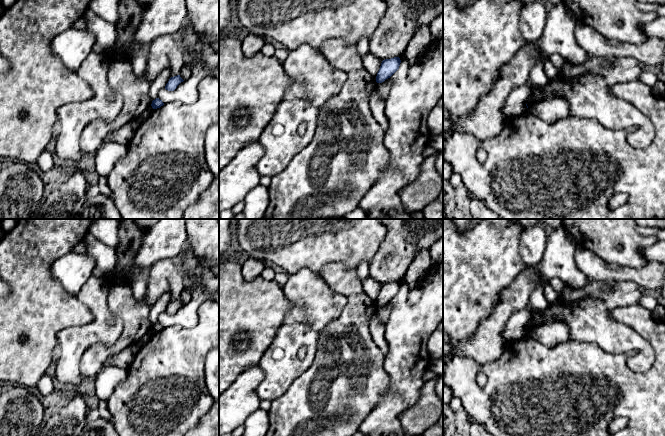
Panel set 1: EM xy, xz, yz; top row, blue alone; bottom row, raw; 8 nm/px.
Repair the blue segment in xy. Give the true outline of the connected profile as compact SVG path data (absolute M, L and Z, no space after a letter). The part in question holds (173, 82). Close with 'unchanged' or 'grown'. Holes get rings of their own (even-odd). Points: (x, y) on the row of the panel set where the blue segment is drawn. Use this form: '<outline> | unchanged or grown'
M180 75L171 77L168 81L168 83L165 86L165 89L168 91L174 91L177 86L183 82L184 80L180 77Z | unchanged

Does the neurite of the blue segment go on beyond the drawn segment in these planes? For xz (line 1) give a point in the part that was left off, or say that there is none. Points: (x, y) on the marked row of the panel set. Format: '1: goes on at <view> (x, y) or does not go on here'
1: does not go on here

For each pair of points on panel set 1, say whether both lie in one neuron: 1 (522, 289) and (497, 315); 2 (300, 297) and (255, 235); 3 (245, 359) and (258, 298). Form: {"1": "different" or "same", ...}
{"1": "same", "2": "different", "3": "same"}

